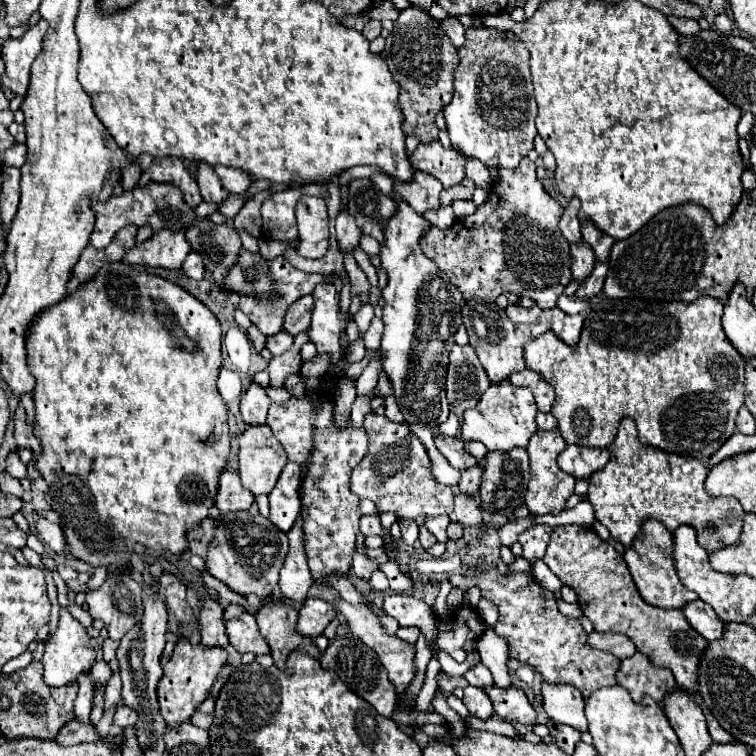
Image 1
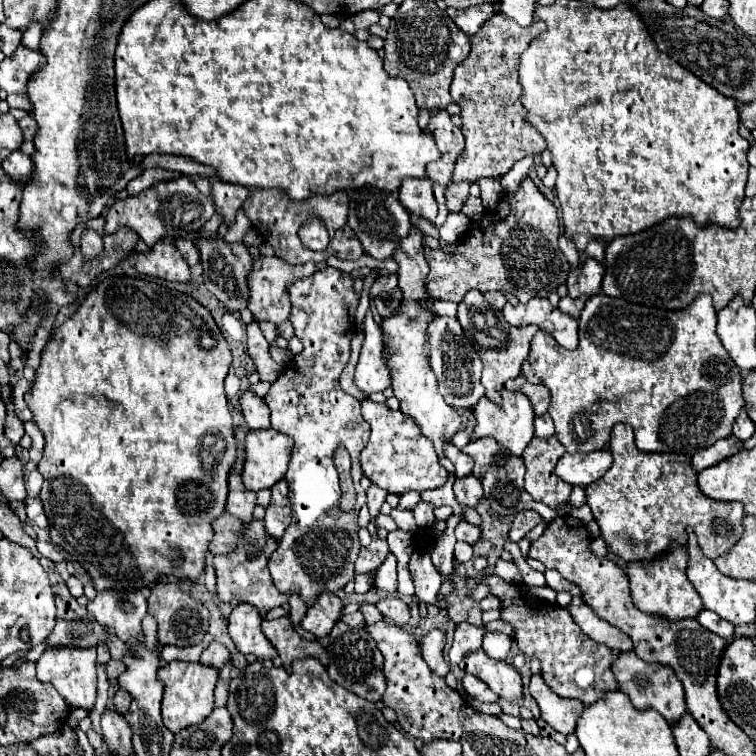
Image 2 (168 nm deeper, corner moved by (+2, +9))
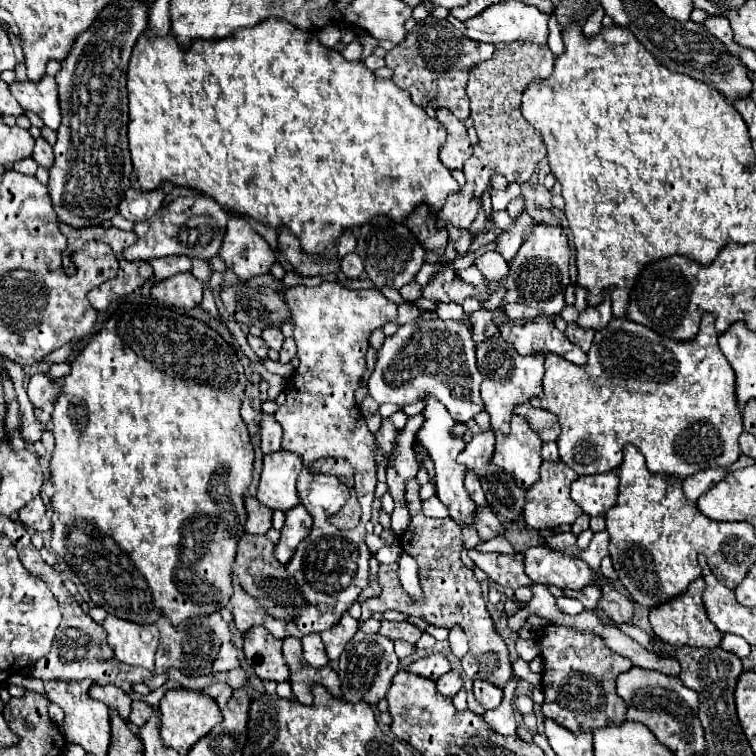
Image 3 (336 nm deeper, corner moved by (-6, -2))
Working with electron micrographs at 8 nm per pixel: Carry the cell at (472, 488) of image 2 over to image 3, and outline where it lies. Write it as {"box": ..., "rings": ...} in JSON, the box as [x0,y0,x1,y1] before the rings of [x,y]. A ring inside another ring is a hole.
{"box":[474,508,504,542],"rings":[[[478,508],[478,524],[474,524],[474,528],[482,542],[504,534],[502,522],[496,518],[496,514],[490,508]]]}

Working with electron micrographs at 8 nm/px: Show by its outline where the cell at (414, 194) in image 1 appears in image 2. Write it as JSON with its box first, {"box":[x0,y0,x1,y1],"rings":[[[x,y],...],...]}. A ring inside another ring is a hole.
{"box":[398,177,438,221],"rings":[[[428,177],[404,179],[398,189],[398,201],[412,213],[434,221],[438,215],[438,205],[434,197],[434,183]]]}

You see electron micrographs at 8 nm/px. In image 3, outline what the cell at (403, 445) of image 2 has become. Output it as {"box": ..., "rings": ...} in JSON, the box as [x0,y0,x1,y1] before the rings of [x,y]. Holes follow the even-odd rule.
{"box":[376,420,396,456],"rings":[[[382,420],[382,426],[376,434],[376,444],[386,452],[386,456],[390,456],[390,450],[394,448],[394,438],[396,438],[396,428],[390,424],[390,420]]]}

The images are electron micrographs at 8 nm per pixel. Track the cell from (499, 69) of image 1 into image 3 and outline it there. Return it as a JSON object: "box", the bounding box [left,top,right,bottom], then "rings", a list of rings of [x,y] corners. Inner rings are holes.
{"box":[436,40,554,230],"rings":[[[520,40],[508,44],[496,44],[496,52],[490,60],[474,66],[470,70],[470,80],[466,86],[476,134],[480,138],[480,146],[474,148],[474,154],[464,164],[466,186],[450,196],[438,214],[436,226],[448,228],[454,226],[458,230],[470,230],[480,206],[480,196],[486,188],[490,188],[492,174],[504,174],[510,182],[524,184],[530,180],[536,164],[546,156],[546,146],[538,132],[524,120],[520,112],[522,94],[534,80],[546,80],[552,74],[554,56],[548,46],[540,44],[522,44]]]}

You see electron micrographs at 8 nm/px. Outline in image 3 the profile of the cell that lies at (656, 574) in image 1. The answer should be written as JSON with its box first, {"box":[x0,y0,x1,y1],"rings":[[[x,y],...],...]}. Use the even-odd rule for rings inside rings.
{"box":[650,578,722,648],"rings":[[[698,578],[688,592],[684,592],[682,596],[670,600],[670,604],[658,606],[654,610],[650,610],[650,626],[652,632],[666,644],[670,644],[672,648],[682,648],[682,646],[692,646],[692,648],[718,648],[720,640],[722,640],[722,632],[718,632],[718,628],[714,628],[714,624],[710,624],[706,610],[704,610],[704,602],[702,602],[702,592],[704,592],[704,578]]]}

